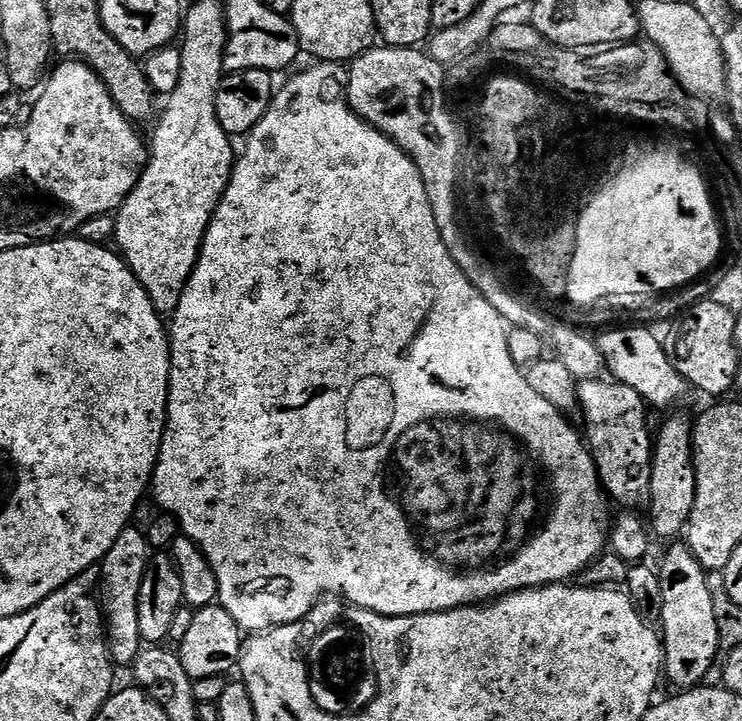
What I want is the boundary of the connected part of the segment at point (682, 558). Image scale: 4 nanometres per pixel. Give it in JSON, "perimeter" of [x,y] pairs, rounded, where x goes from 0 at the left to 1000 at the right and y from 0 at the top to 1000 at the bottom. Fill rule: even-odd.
{"perimeter":[[[906,752],[899,760],[895,778],[887,782],[892,813],[892,852],[887,861],[895,895],[892,932],[898,943],[911,953],[908,956],[923,957],[953,945],[956,929],[972,908],[973,895],[968,879],[968,857],[962,852],[962,824],[954,811],[954,795],[941,774],[935,774],[926,753]]]}

